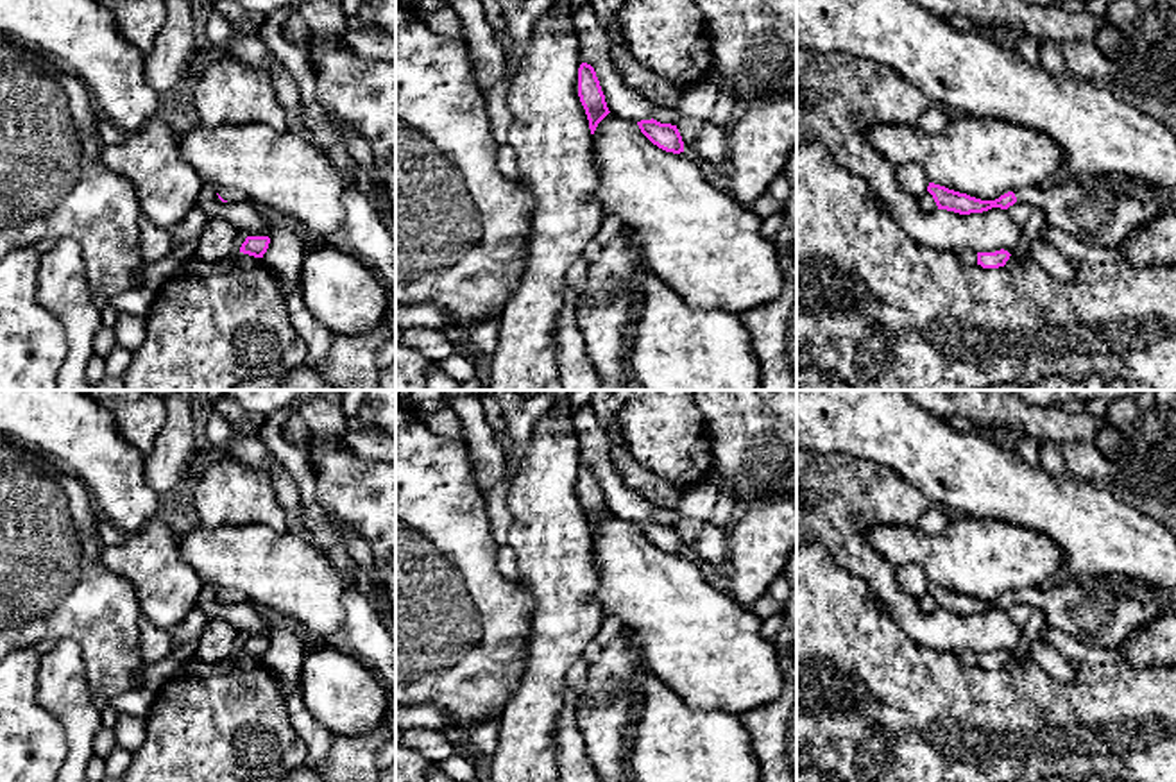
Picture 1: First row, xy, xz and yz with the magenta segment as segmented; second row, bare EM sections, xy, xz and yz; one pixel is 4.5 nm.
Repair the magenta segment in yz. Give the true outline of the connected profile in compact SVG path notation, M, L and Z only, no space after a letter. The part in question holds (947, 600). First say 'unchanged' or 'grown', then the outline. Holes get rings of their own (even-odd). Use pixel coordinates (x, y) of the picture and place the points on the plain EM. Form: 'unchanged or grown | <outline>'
grown | M1070 574L1051 587L1008 592L995 601L981 601L934 583L929 583L927 592L938 610L959 616L1027 603L1045 616L1044 626L1058 628L1092 650L1117 648L1137 628L1169 614L1172 603L1172 596L1163 594L1153 599L1133 598L1128 583L1115 585L1113 578L1081 580Z

